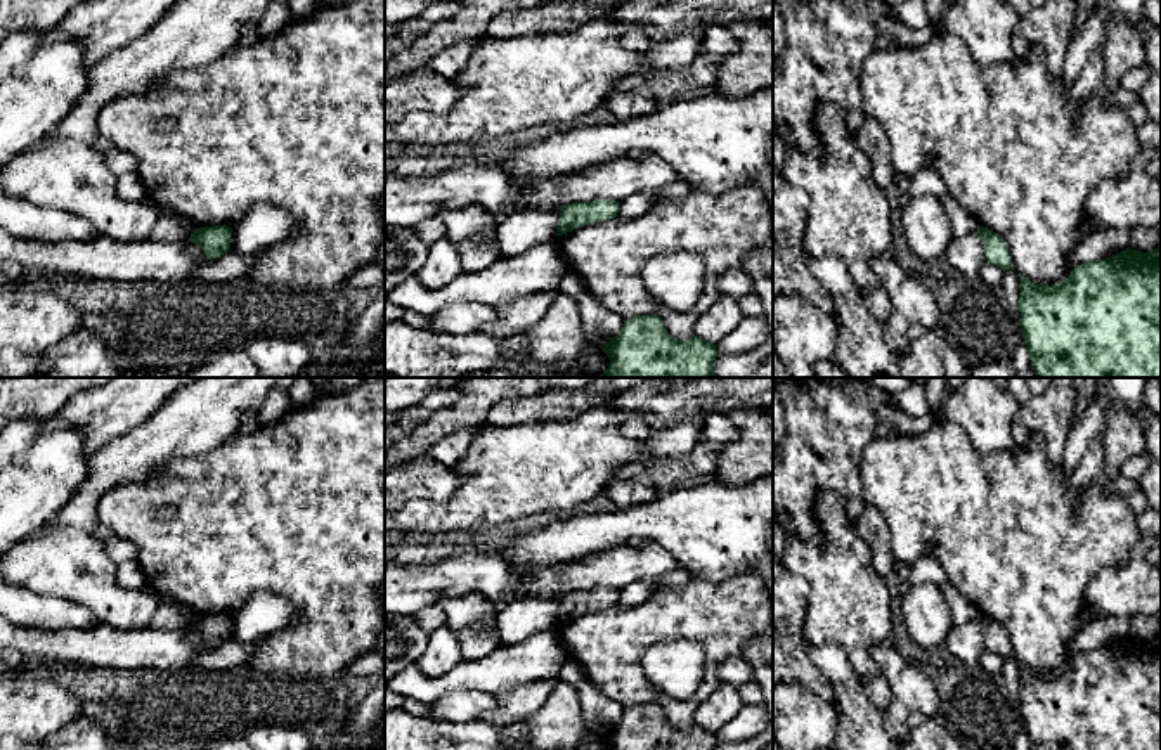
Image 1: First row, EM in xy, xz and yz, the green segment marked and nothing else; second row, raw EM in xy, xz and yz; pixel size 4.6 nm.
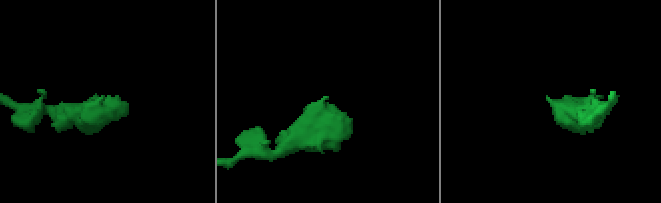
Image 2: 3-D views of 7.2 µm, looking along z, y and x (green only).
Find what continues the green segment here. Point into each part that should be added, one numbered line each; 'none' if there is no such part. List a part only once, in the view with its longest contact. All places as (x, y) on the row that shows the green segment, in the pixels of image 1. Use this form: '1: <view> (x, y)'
none

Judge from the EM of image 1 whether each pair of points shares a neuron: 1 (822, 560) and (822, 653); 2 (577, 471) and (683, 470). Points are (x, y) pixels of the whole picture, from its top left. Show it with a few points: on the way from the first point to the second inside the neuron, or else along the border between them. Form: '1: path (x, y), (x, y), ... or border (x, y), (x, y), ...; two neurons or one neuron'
1: border (806, 640), (811, 643), (836, 643), (853, 669); two neurons
2: border (652, 458), (619, 466), (607, 484); two neurons

